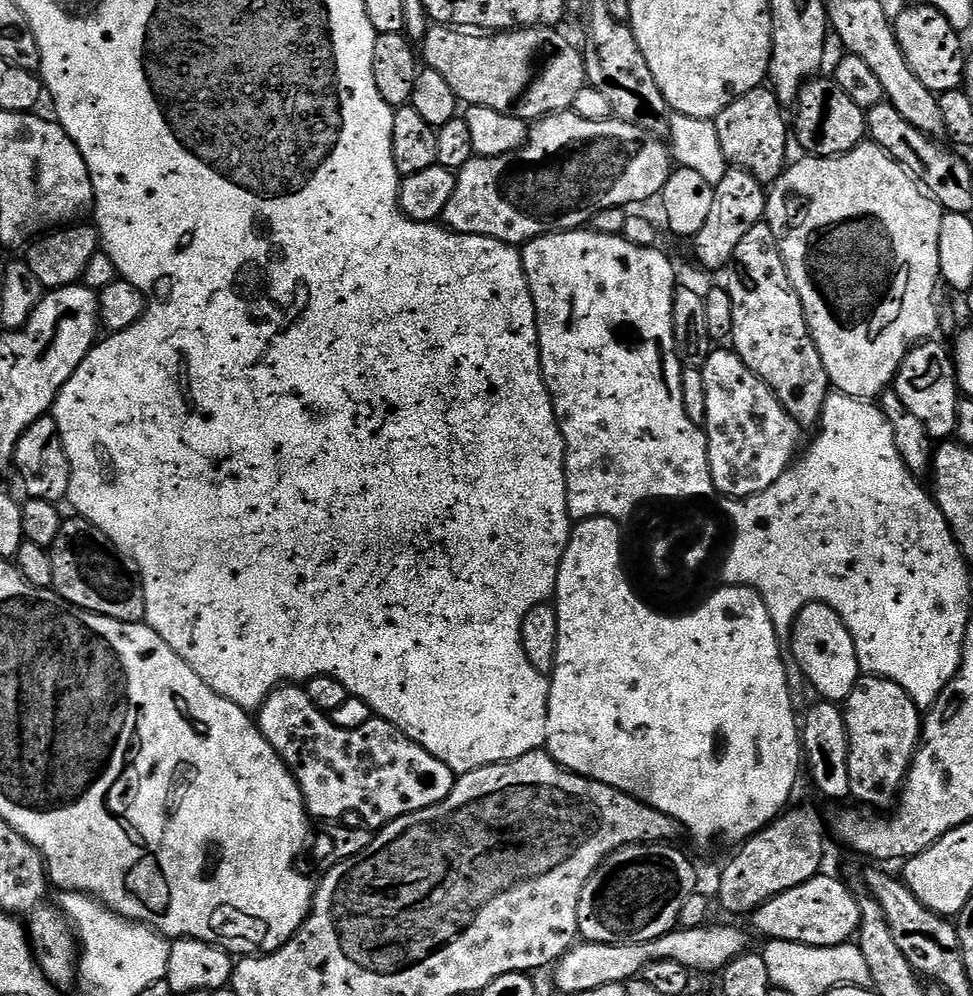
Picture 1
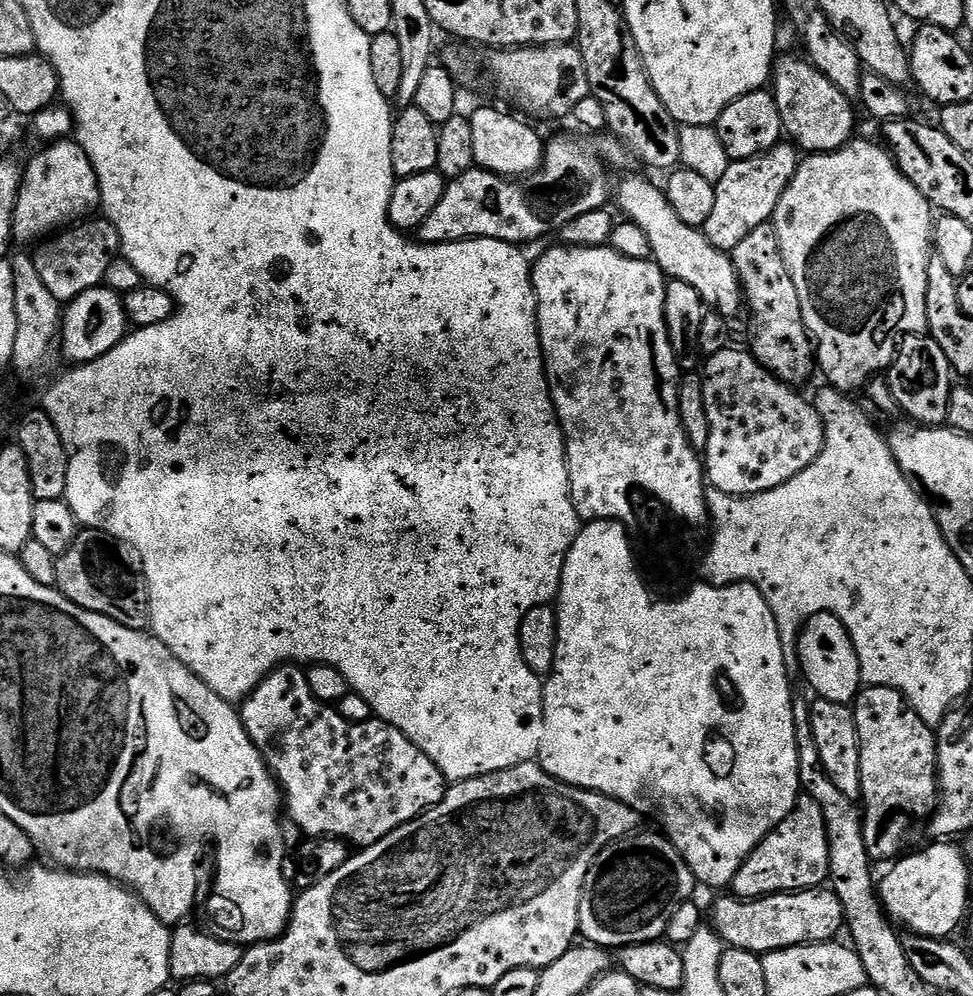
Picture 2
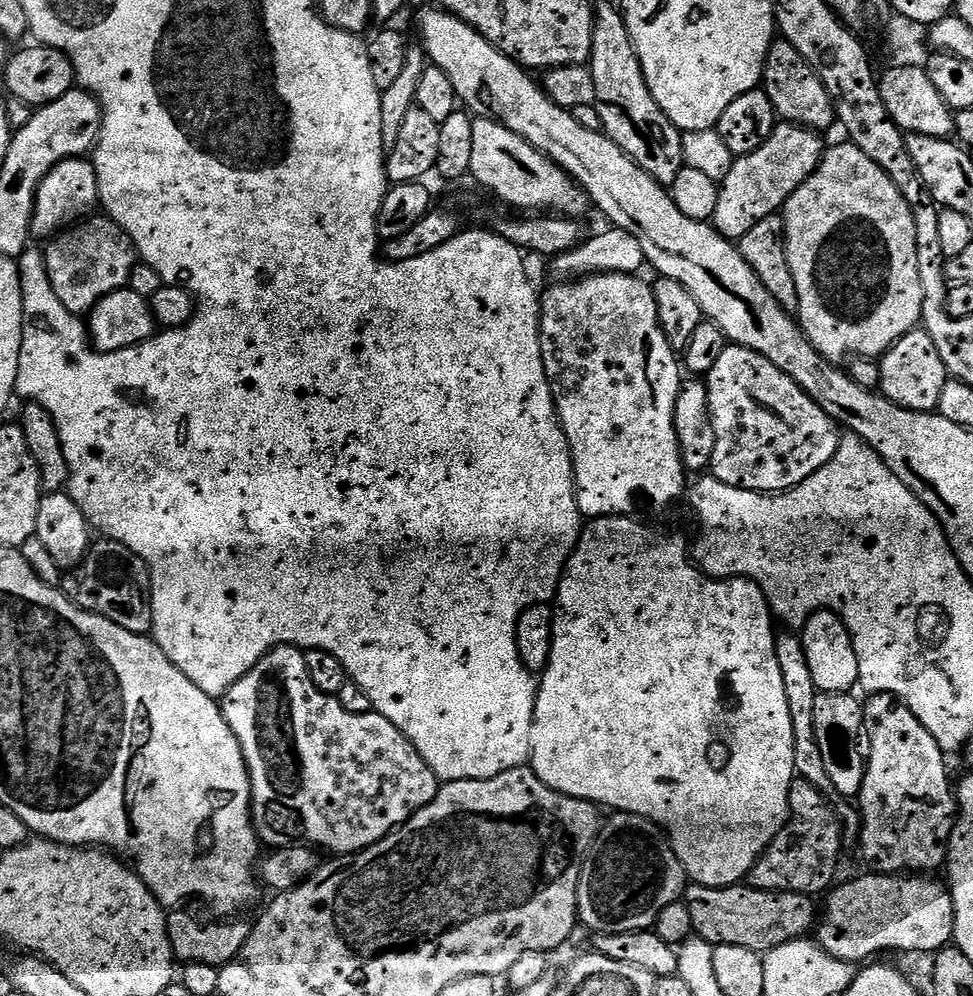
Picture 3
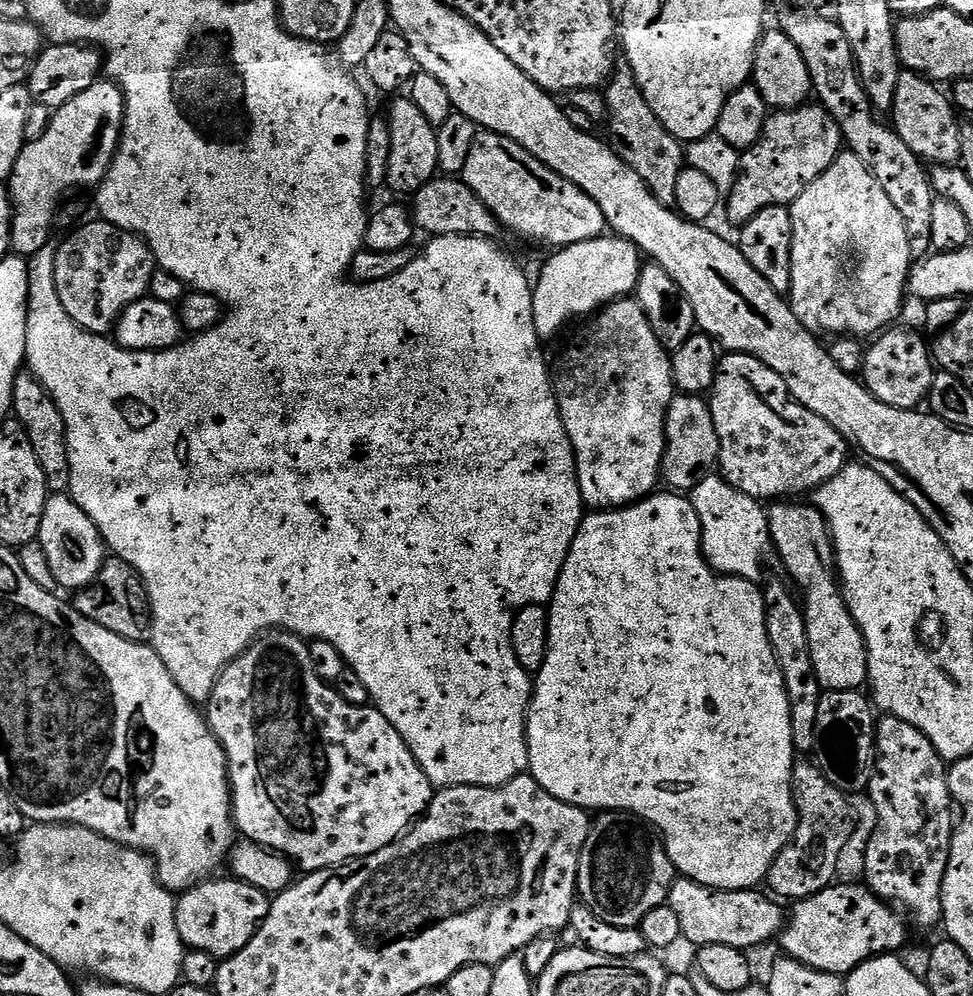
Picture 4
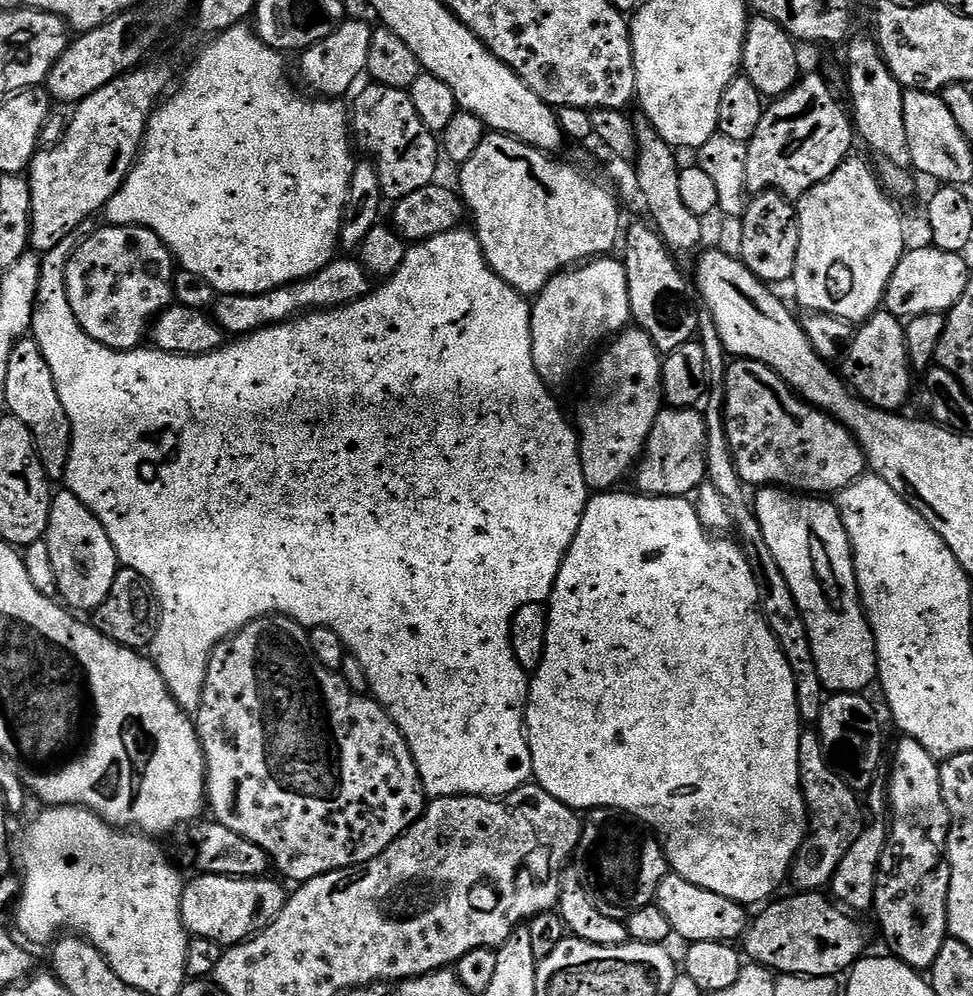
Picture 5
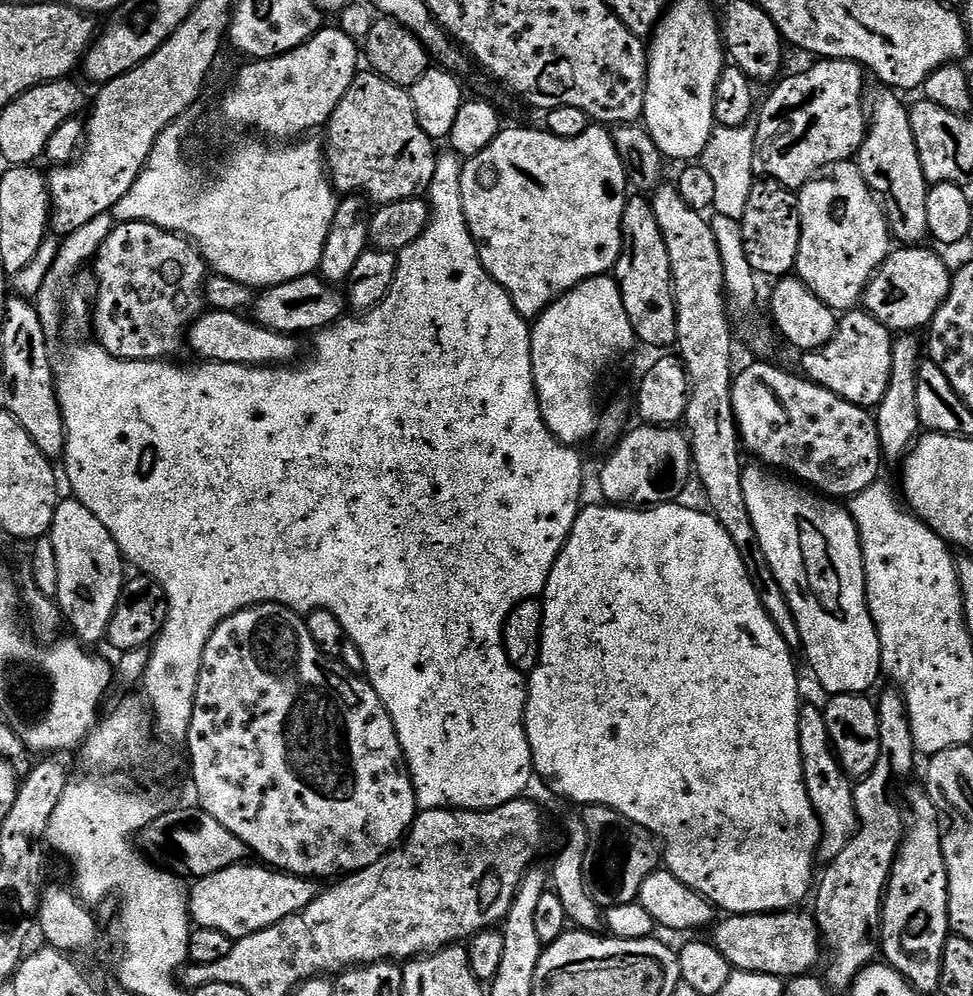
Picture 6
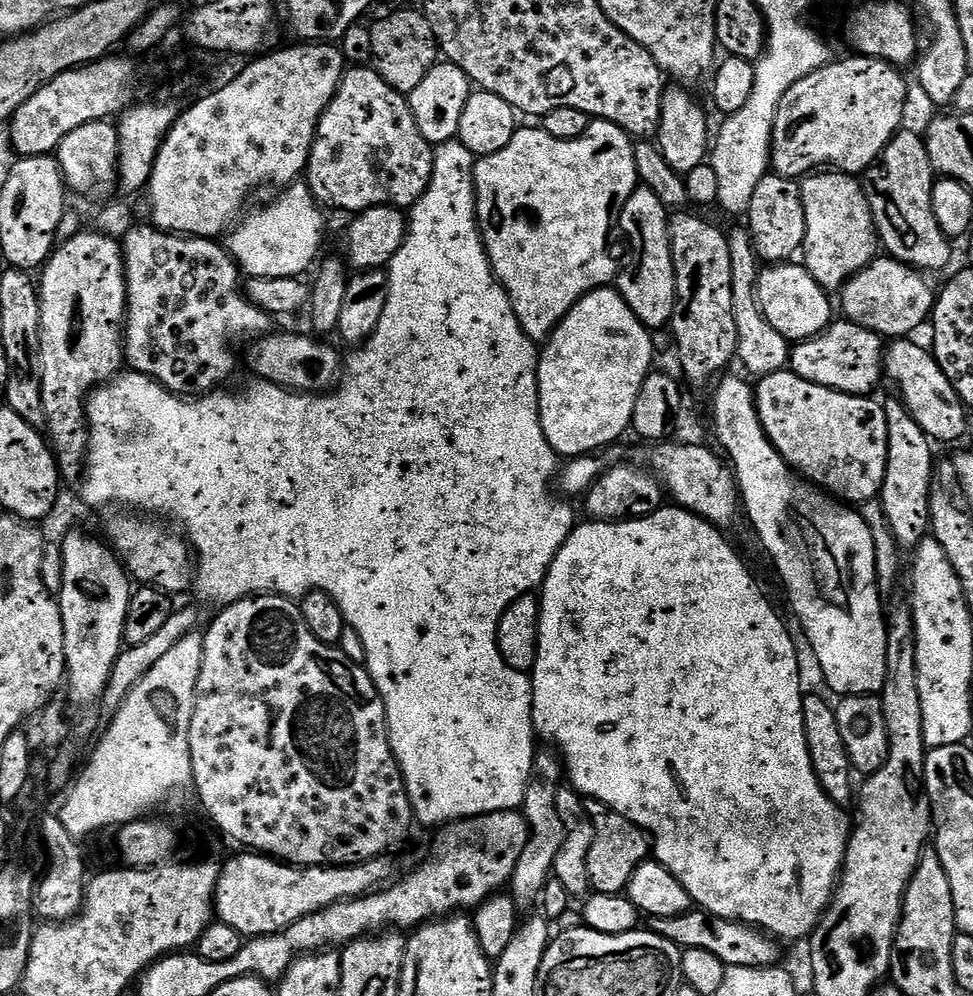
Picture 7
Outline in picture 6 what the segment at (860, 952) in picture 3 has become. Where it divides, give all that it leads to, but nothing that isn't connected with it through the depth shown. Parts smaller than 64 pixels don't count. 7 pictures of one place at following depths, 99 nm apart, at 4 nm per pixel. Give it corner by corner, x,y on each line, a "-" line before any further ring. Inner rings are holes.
804,910
755,912
749,916
725,915
724,921
721,919
715,925
716,948
738,972
761,972
781,978
807,976
815,969
812,967
816,963
821,963
822,937
815,915
811,911
800,911

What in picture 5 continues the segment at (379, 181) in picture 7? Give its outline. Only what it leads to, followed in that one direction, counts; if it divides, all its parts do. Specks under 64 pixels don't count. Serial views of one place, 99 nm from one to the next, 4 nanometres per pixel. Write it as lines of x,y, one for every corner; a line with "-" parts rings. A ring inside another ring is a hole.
375,82
369,85
355,93
356,105
350,108
350,128
355,143
359,147
361,144
368,151
365,153
375,160
385,197
395,202
437,179
436,163
442,160
442,148
437,133
431,132
426,122
418,118
418,110
414,110
412,97
405,89

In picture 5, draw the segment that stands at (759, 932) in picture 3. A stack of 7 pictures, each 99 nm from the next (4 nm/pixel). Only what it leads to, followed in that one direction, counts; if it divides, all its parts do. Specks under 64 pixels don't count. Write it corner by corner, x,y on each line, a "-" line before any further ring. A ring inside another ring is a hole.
675,874
662,878
654,902
662,914
666,914
673,933
677,937
681,936
684,942
736,942
747,932
750,923
749,909
745,905
722,898
722,894
714,894
702,886
694,886
694,882
686,882
686,878

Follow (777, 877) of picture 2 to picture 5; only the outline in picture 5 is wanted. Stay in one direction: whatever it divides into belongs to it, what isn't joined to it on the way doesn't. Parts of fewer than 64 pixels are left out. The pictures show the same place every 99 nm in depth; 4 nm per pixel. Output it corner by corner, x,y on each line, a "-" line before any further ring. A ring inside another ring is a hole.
801,731
798,742
798,762
800,763
800,789
804,795
804,804
808,808
808,834
798,854
792,859
790,880
791,883
797,884
795,886
797,889
815,892
827,889
831,885
832,875
838,870
842,858
846,858
846,850
850,850
850,846
860,835
862,831
860,804
856,801
859,800
857,793
852,792
850,786
846,786
846,782
842,782
842,778
838,778
838,774
834,774
834,770
828,765
828,759
822,750
819,731

